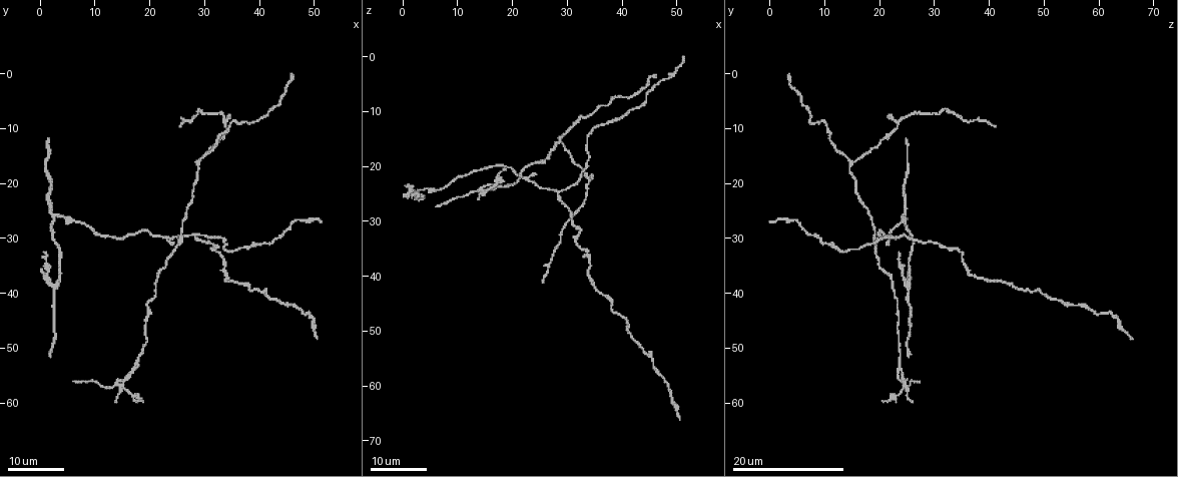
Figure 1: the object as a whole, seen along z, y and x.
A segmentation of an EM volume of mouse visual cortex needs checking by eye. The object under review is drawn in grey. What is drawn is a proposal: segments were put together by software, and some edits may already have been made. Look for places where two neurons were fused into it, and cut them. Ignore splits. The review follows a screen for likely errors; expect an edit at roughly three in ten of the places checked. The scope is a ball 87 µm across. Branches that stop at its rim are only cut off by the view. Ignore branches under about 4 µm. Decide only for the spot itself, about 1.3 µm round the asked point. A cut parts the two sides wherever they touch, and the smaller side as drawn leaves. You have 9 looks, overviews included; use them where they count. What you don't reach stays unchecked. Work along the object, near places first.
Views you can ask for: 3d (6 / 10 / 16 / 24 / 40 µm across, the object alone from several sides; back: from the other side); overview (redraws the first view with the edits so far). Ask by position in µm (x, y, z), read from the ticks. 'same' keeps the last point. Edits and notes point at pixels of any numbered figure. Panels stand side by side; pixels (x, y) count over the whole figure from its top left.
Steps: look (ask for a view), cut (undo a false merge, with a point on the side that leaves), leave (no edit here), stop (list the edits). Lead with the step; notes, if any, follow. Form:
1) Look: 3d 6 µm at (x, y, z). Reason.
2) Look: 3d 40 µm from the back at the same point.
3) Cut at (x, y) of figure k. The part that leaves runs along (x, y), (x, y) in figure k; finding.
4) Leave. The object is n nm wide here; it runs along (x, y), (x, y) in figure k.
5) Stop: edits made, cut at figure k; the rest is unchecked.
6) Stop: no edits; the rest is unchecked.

Look: 3d 16 µm at (2.0, 39.0, 25.0). Looks like a crossing.

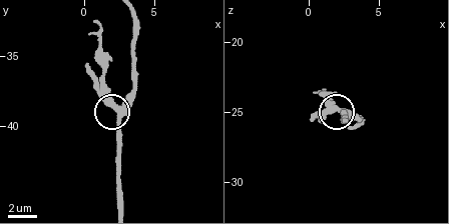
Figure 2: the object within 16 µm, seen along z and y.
Look: 3d 6 µm at the same point.

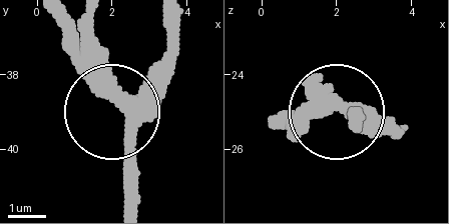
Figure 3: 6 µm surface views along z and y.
Cut at (92, 87) of figure 3. The object is 370 nm wide here; the part that leaves runs along (144, 99), (118, 80), (89, 22) in figure 3; two neurons meet here.

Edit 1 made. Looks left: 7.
Look: overview.

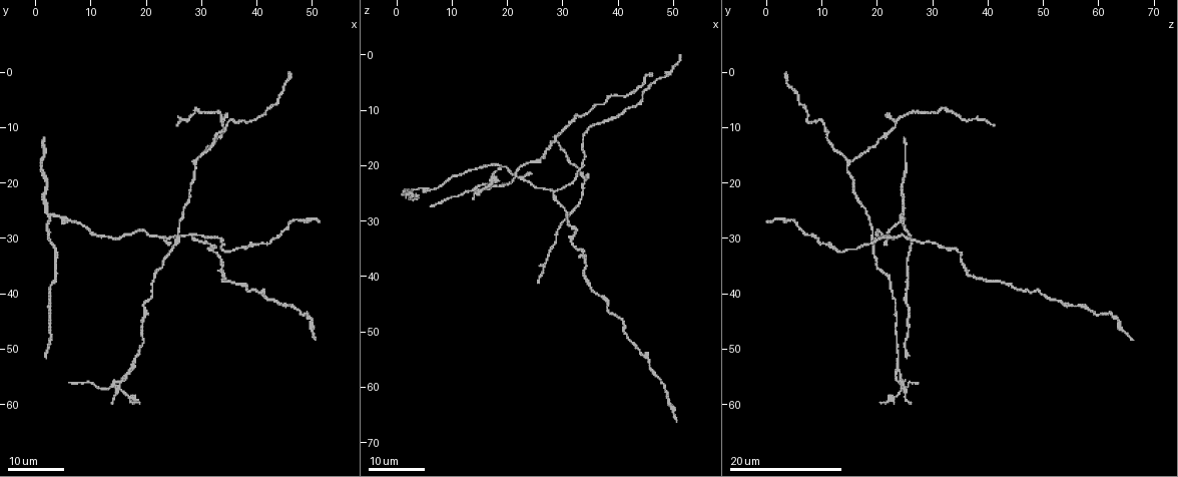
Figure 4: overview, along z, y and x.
Look: 3d 24 µm at (2.5, 25.5, 25.0). Three arms meet.

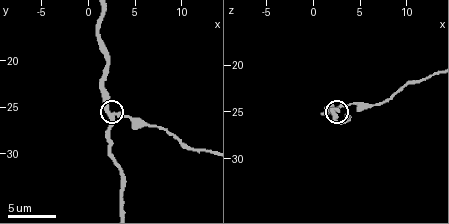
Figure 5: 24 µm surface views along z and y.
Look: 3d 10 µm at the same point.

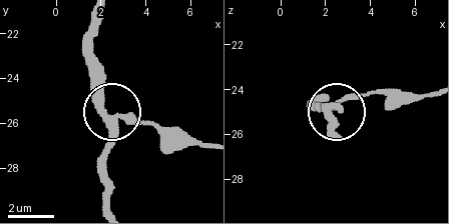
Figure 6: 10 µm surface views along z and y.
Leave. 3 arms meet here; it runs along (207, 146), (173, 142), (144, 123), (110, 114), (93, 41) in figure 6; all the same neuron.

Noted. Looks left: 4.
Look: 3d 16 µm at (28.5, 29.5, 24.5). Branch point.

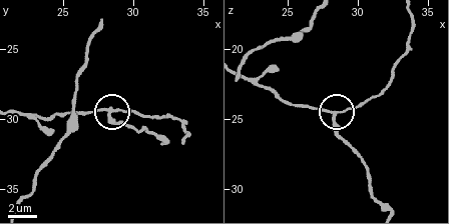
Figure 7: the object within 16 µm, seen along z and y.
Look: 3d 6 µm at (28.4, 29.4, 24.6). Closer look.

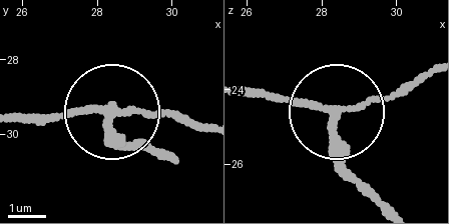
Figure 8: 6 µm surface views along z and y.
Look: 3d 6 µm from the back at (28.35, 29.50, 24.70).

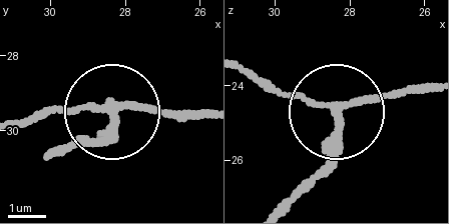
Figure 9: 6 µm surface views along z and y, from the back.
Leave. The object is 170 nm wide here; it runs along (206, 119), (152, 109), (47, 109), (18, 119) in figure 9; continuous, no second neuron.

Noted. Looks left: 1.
Stop: edits made, cut at figure 3; the rest is unchecked.

